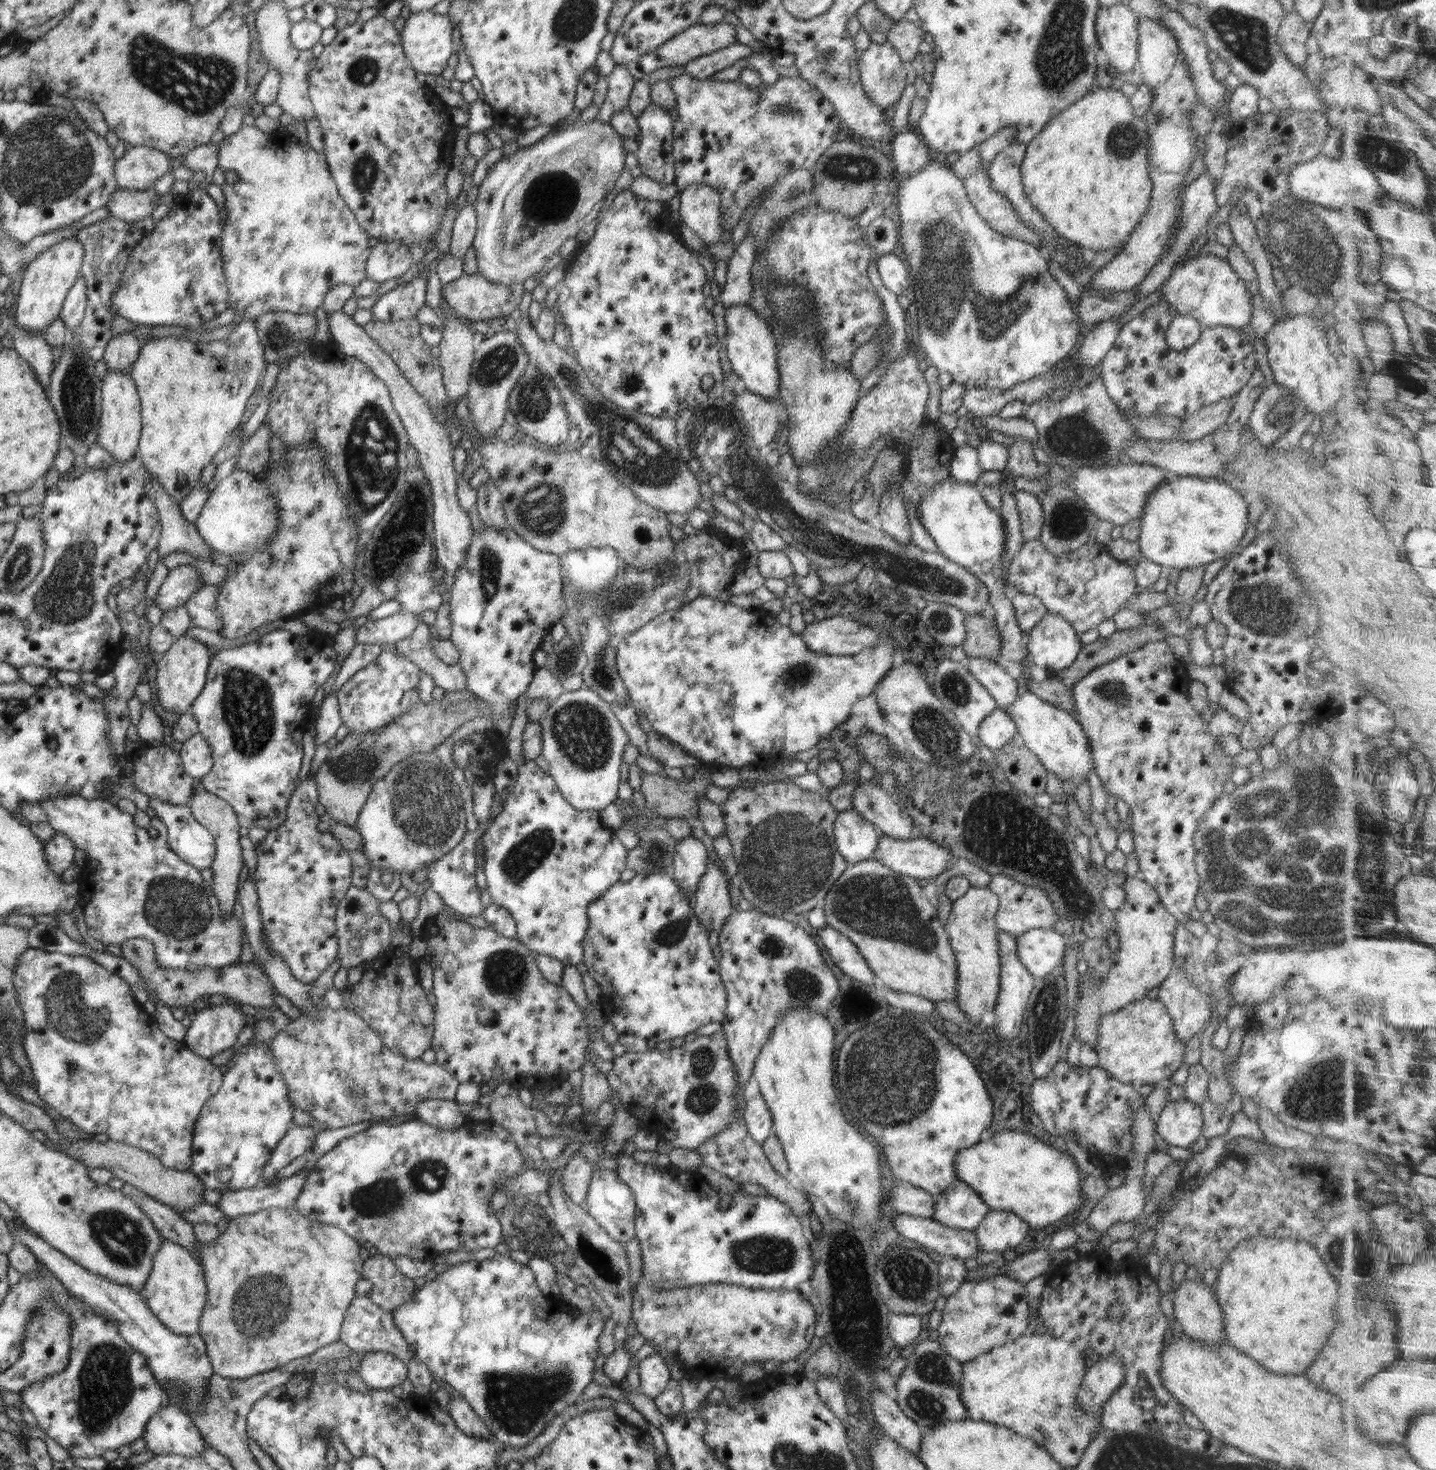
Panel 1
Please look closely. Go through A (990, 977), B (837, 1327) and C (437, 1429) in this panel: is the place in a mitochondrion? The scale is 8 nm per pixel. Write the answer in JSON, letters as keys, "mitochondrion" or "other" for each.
{"A":"other","B":"mitochondrion","C":"other"}

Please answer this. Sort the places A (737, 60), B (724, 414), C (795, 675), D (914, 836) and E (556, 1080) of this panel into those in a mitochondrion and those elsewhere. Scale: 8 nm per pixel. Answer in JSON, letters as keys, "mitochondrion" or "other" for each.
{"A":"other","B":"mitochondrion","C":"mitochondrion","D":"other","E":"other"}

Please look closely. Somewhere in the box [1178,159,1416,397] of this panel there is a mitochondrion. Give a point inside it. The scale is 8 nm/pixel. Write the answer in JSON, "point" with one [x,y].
{"point":[1305,241]}

